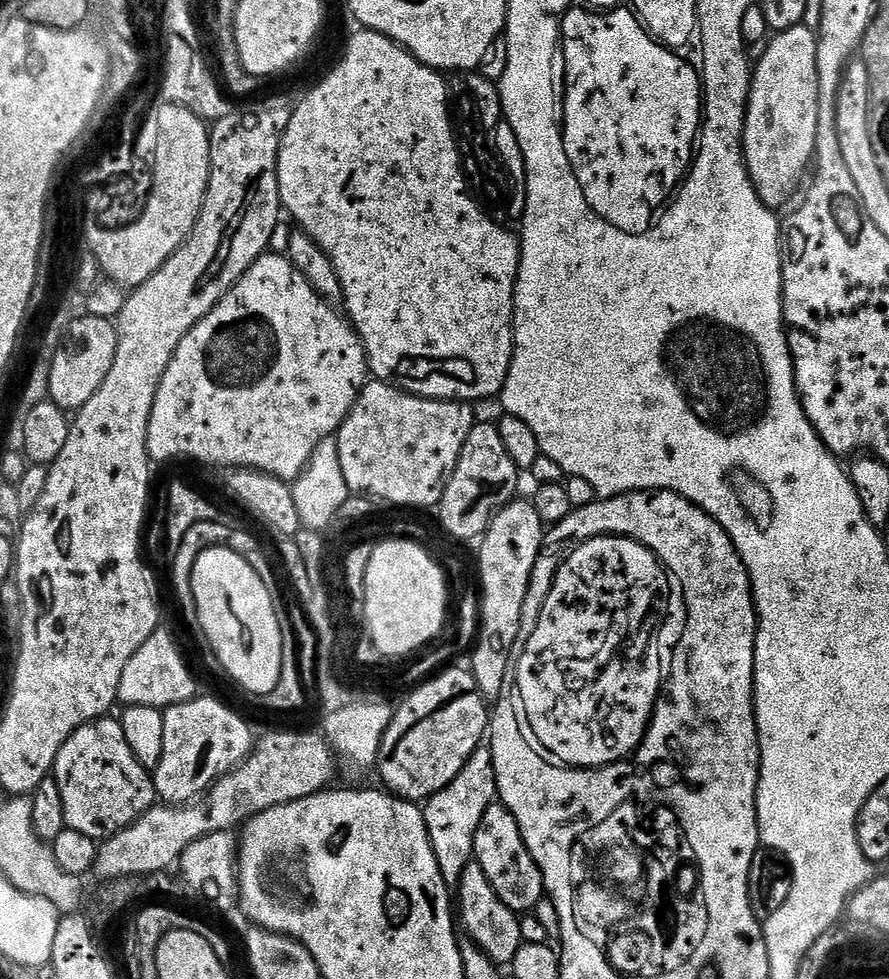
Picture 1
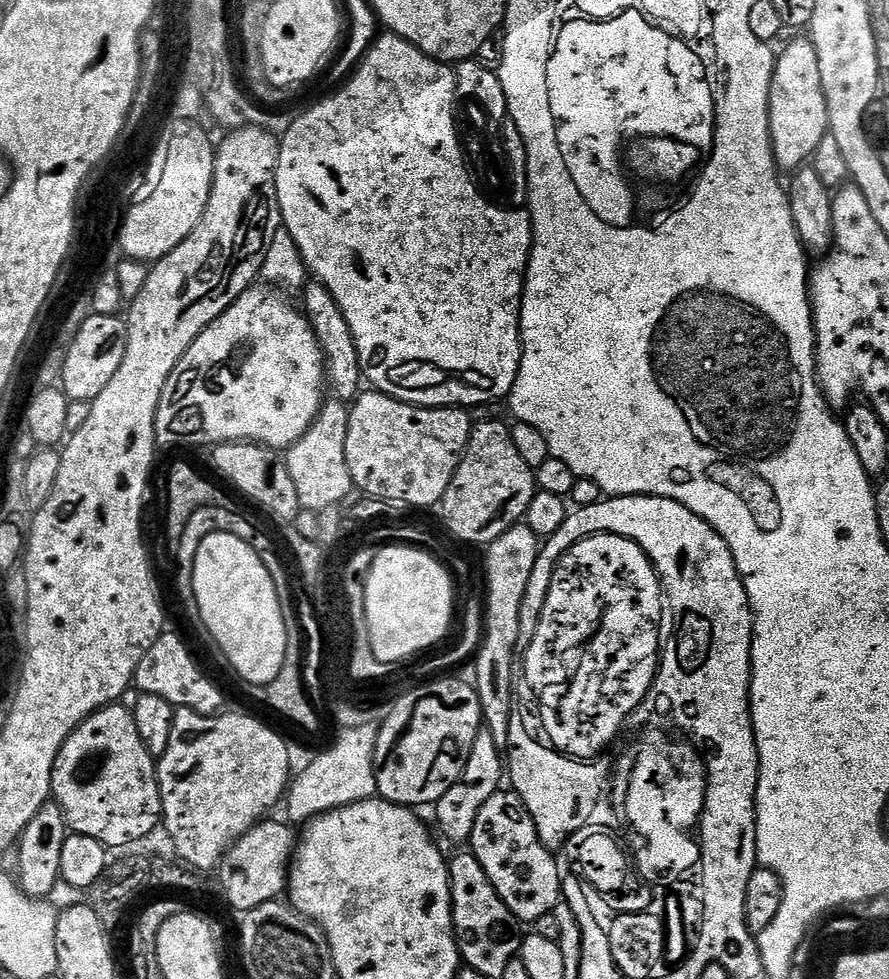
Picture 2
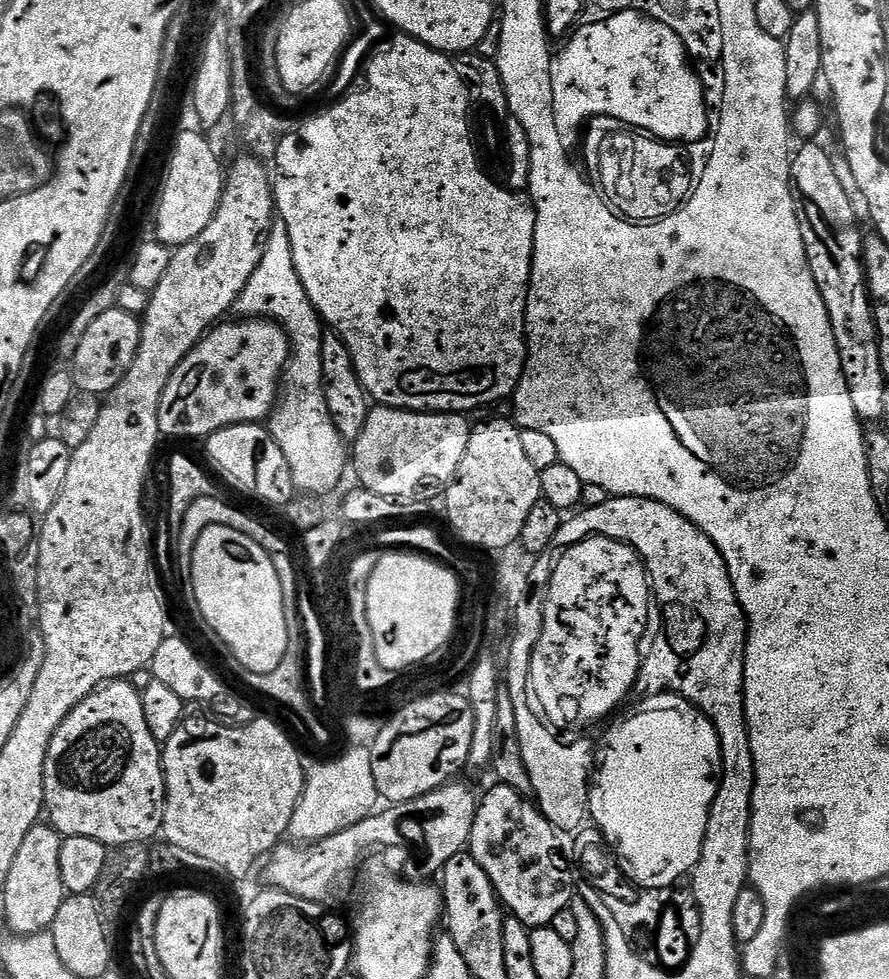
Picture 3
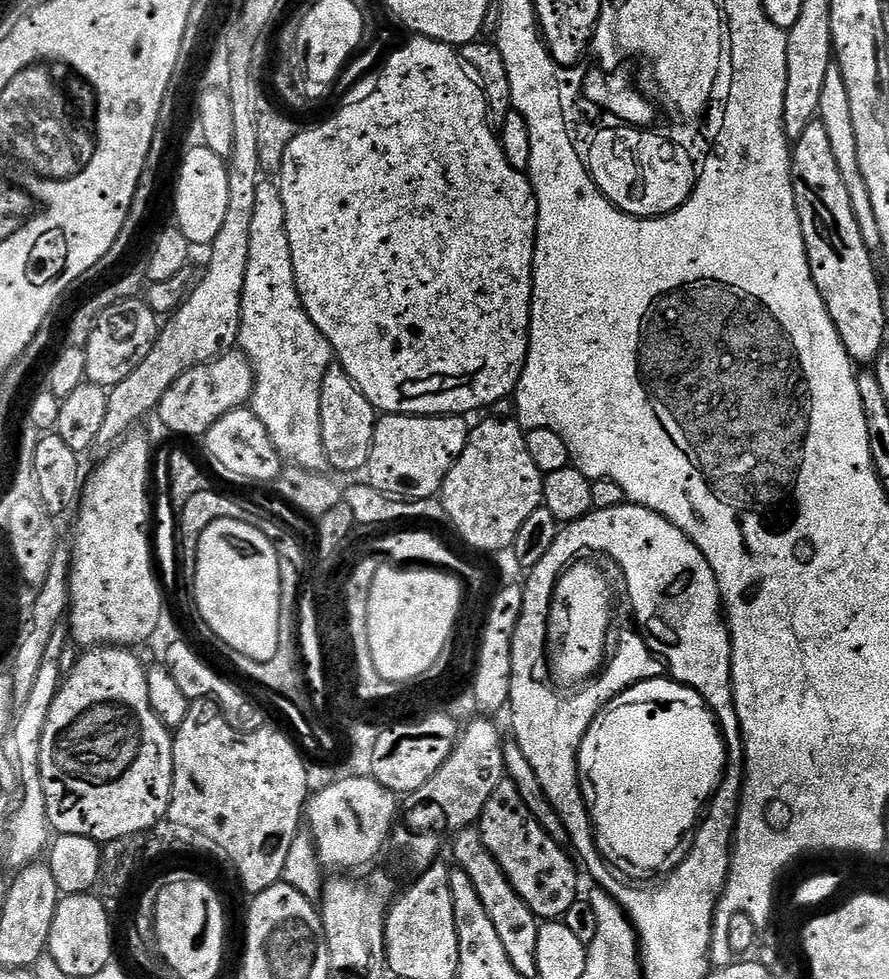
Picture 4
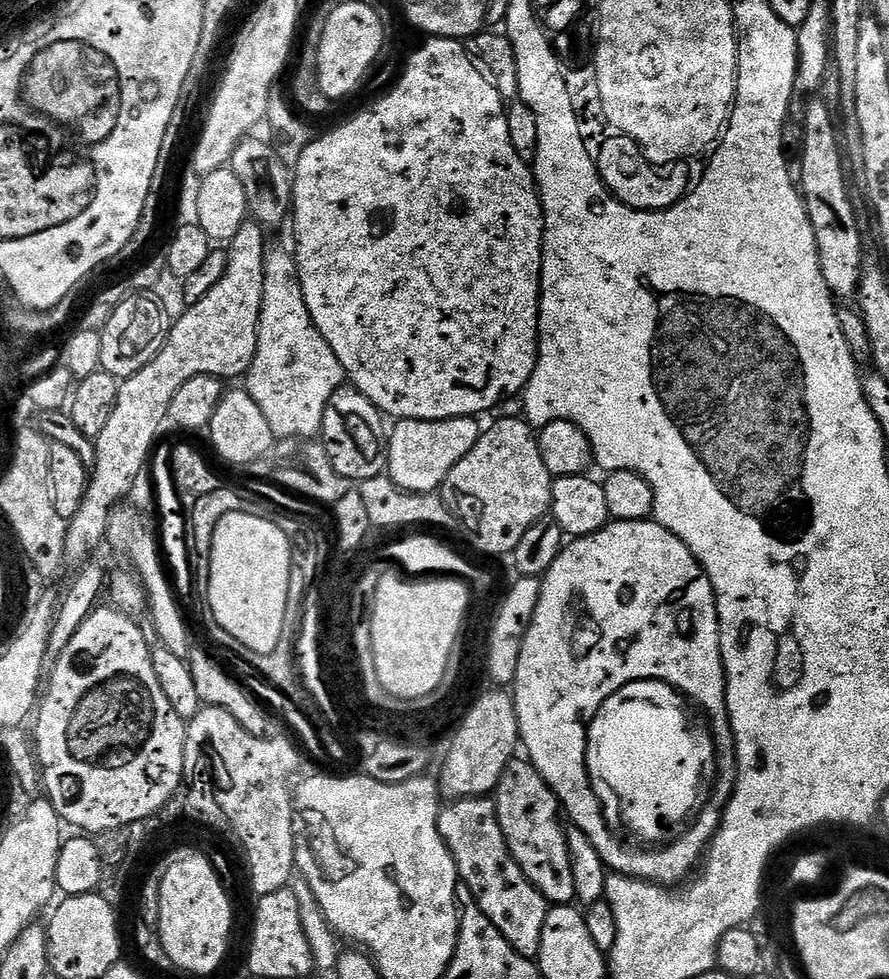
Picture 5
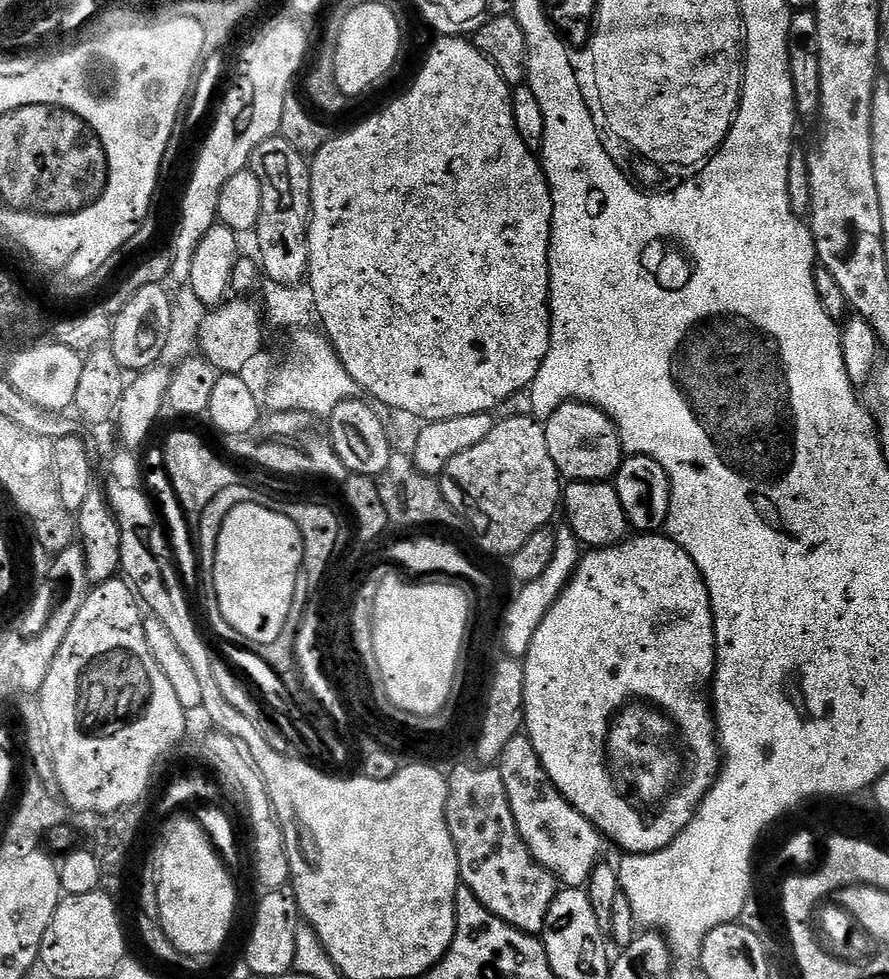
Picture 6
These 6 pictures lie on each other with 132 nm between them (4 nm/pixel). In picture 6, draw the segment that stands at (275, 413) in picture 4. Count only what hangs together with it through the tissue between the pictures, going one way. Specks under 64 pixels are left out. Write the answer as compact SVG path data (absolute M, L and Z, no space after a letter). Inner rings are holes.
M302 328L291 333L288 353L280 369L268 384L266 404L273 412L305 412L321 418L331 417L332 411L343 401L361 395L362 389L350 378L346 366L338 358L334 346L321 331Z

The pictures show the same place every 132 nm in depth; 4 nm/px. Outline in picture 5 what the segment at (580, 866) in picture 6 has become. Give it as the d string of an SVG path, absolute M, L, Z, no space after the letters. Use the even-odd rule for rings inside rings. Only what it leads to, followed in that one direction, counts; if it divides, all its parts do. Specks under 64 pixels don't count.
M513 758L502 770L502 778L498 778L498 786L494 793L498 824L502 826L502 834L506 834L506 844L510 846L510 854L526 878L543 896L549 905L572 904L576 900L574 890L574 870L570 862L570 846L566 842L565 825L560 824L562 809L552 788L538 774L538 770L527 758Z

